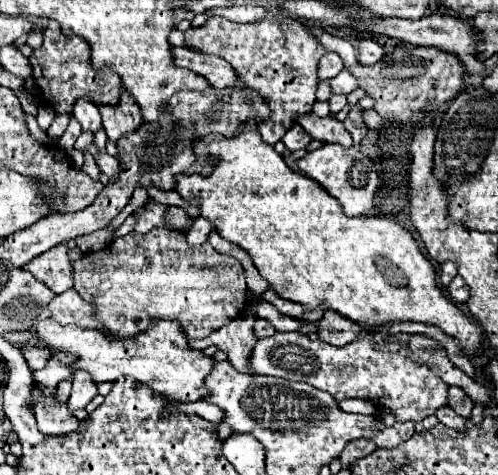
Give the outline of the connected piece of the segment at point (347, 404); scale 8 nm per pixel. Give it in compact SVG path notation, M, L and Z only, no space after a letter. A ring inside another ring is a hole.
M344 399L338 403L340 409L344 409L346 413L376 413L376 407L366 401L360 401L360 399Z

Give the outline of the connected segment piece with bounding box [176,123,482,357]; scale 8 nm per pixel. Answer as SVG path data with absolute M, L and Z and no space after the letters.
M254 123L246 125L246 129L244 129L238 137L234 137L234 139L226 139L226 137L222 137L222 135L208 135L208 137L202 137L202 139L194 145L194 151L196 151L198 155L216 155L216 157L220 157L220 161L216 163L214 173L212 173L210 177L178 175L178 187L176 187L178 195L180 195L184 201L188 201L188 203L198 205L198 207L200 207L200 215L206 217L208 221L212 221L214 227L216 227L216 231L218 231L226 241L236 243L236 245L242 247L242 249L252 257L252 261L254 261L256 269L260 271L260 275L270 283L270 289L274 289L280 297L284 297L284 299L288 299L288 301L294 301L294 303L300 303L300 305L306 305L310 311L320 309L320 307L332 309L332 311L340 313L342 317L346 317L346 319L350 319L350 321L356 321L356 323L360 323L360 325L370 325L370 327L384 327L384 325L392 325L392 323L398 323L398 321L418 321L418 323L436 325L436 327L440 327L446 335L450 335L450 337L454 337L454 339L460 341L460 355L464 355L464 357L474 357L474 355L482 349L482 329L480 329L480 325L478 325L472 317L464 315L448 297L444 297L442 289L440 289L438 283L436 283L436 271L434 271L432 263L420 253L420 247L418 247L416 239L414 239L404 227L400 227L396 221L392 221L392 219L388 219L388 217L354 217L354 219L346 217L344 211L342 211L342 207L340 207L340 203L338 203L332 195L328 195L314 179L310 179L310 177L306 177L306 175L300 175L300 173L294 173L292 169L286 167L282 155L278 155L278 153L274 151L274 147L266 145L266 143L260 139L258 129L256 129Z

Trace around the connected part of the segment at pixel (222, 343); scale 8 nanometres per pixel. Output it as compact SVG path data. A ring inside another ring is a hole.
M242 313L242 317L236 317L234 321L226 323L222 329L214 331L210 337L192 339L190 347L192 349L206 349L210 345L216 345L218 349L222 349L228 355L230 365L238 373L254 375L254 371L248 367L250 353L252 353L254 345L258 343L258 337L254 335L254 321L256 321L256 315Z

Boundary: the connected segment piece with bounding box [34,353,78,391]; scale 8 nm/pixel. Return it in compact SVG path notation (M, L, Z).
M54 353L46 367L40 371L34 371L34 377L40 385L44 385L44 389L56 389L56 385L66 379L68 375L72 375L72 365L78 359L78 355L72 353Z

